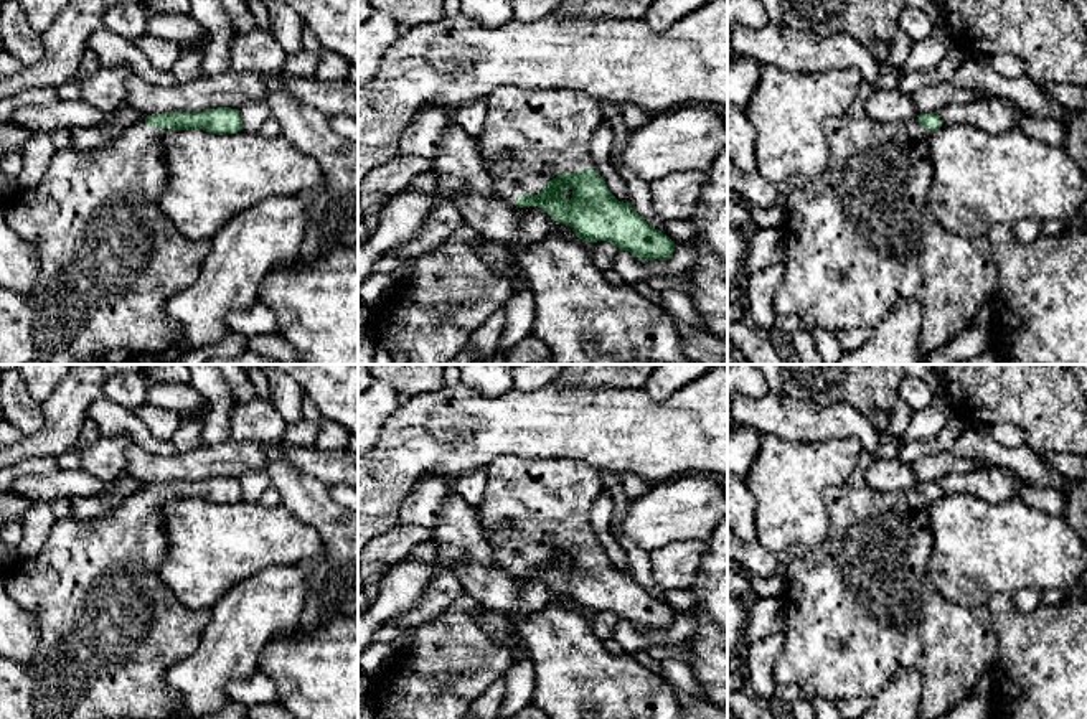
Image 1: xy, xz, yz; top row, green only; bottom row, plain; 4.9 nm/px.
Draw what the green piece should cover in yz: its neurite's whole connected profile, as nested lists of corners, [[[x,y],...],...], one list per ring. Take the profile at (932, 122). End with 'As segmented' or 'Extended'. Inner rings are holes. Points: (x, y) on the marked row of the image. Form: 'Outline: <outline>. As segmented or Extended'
Outline: [[[937,112],[902,122],[845,114],[823,124],[826,172],[783,198],[788,239],[783,279],[774,297],[777,315],[808,317],[838,333],[874,328],[901,302],[917,302],[922,307],[922,356],[972,325],[995,294],[998,270],[986,236],[952,234],[927,209],[934,180],[929,139],[940,127]]]. Extended

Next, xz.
Outline: [[[500,87],[487,96],[487,120],[475,137],[478,157],[500,200],[516,208],[538,206],[587,242],[607,241],[640,261],[668,261],[676,244],[652,228],[630,203],[619,201],[604,178],[587,167],[591,140],[604,115],[599,104],[569,89]]]. Extended

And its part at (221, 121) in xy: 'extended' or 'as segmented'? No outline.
extended

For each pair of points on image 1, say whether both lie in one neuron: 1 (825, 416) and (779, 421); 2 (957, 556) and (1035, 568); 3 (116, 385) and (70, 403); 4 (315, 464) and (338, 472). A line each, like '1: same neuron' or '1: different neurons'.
1: same neuron
2: same neuron
3: different neurons
4: same neuron

